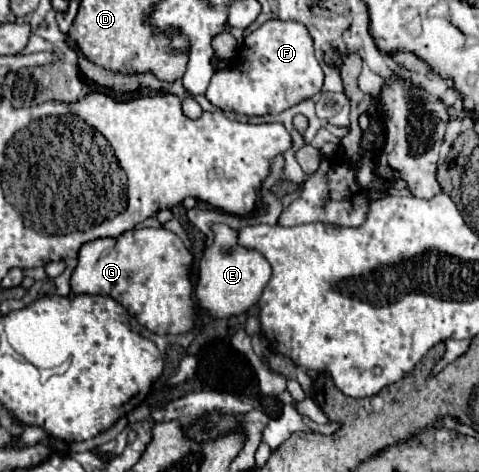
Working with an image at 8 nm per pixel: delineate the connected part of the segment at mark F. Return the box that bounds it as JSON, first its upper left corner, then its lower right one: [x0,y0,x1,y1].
[206,21,324,117]

